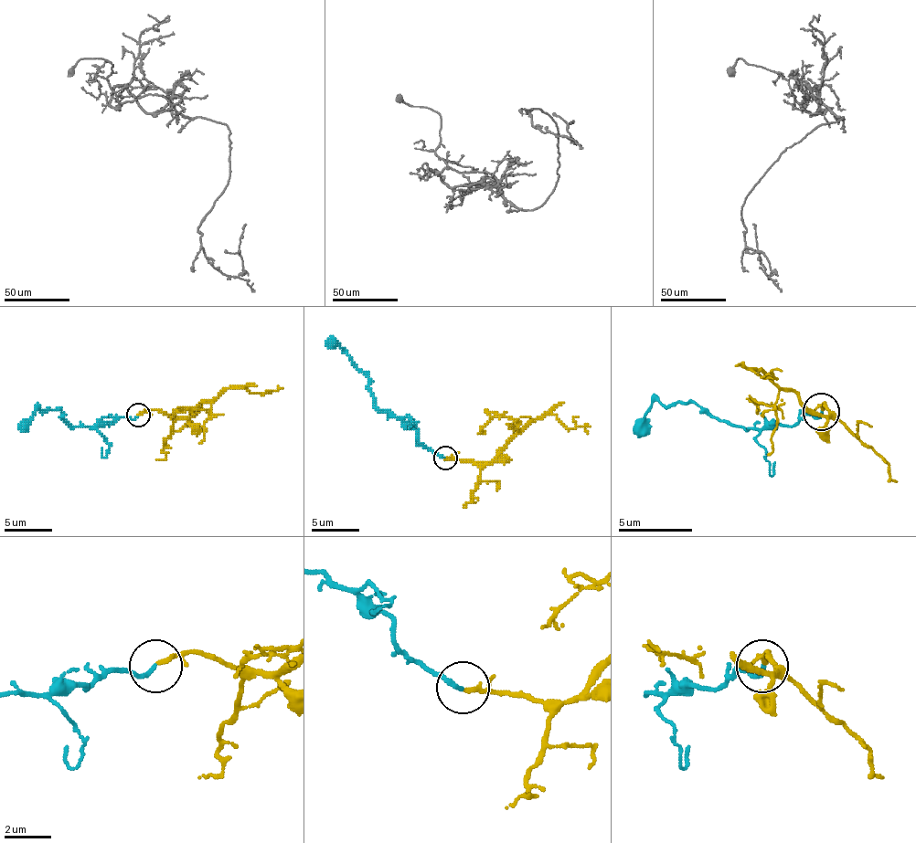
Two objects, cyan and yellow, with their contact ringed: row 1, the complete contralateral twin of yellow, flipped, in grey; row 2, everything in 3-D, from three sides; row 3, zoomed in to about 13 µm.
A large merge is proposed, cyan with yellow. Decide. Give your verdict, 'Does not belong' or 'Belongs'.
Belongs

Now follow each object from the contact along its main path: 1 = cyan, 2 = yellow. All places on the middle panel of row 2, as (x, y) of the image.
1: (444, 458), (425, 447), (413, 428), (378, 407), (366, 376), (345, 350), (327, 338)
2: (444, 459), (490, 462), (509, 440), (535, 419), (547, 415), (554, 415), (569, 428), (582, 426), (588, 434)

